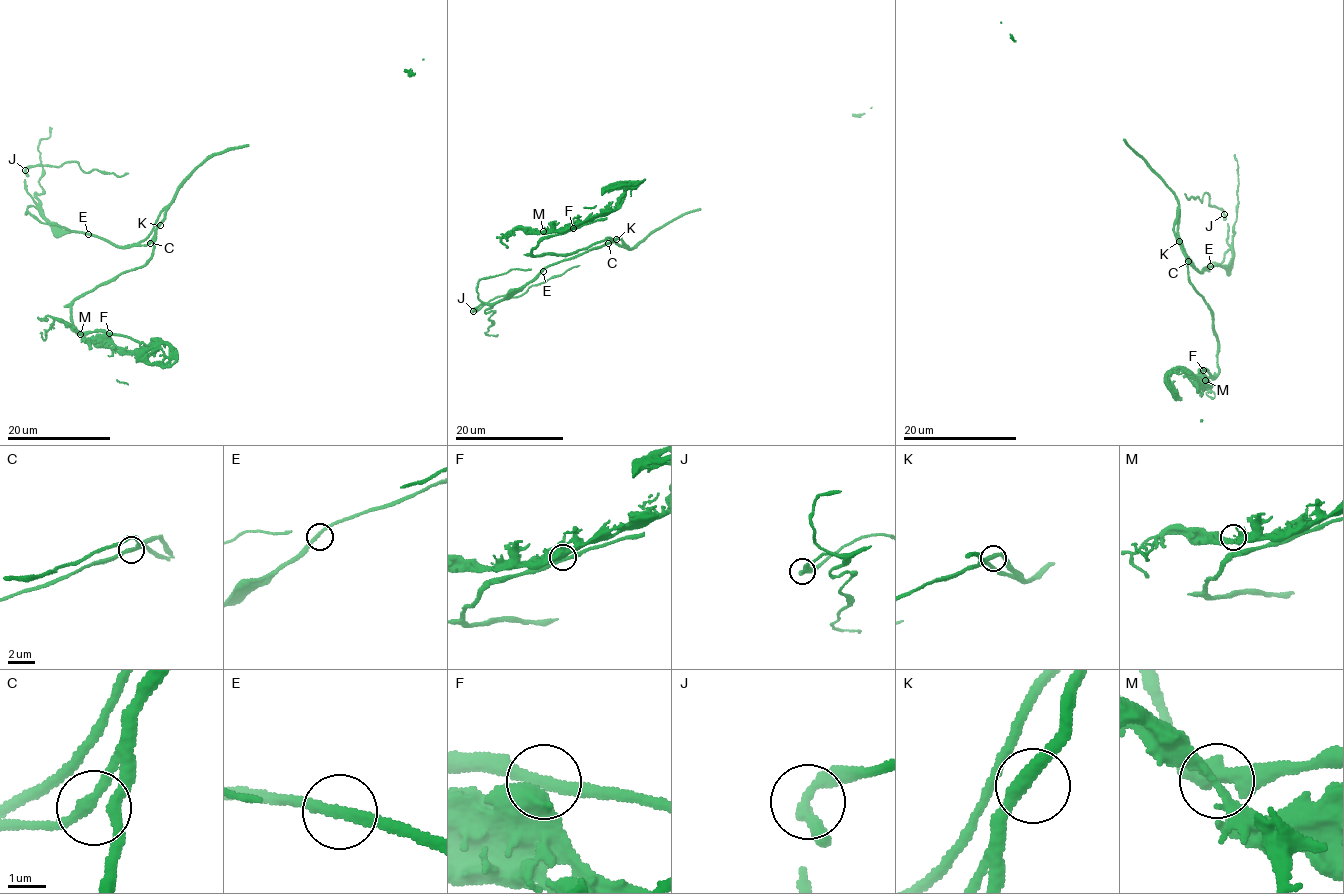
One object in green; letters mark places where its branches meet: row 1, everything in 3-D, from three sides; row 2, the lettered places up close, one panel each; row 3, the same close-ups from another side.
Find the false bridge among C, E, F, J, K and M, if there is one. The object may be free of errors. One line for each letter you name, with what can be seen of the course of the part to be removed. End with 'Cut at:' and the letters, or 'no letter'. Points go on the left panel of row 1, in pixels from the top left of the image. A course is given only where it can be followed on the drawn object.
Cut at: no letter

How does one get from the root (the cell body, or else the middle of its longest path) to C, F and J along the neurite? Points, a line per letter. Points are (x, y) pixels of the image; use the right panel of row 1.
C: (1177, 234), (1181, 251), (1188, 261)
F: (1177, 234), (1188, 279), (1210, 312), (1218, 342), (1218, 373), (1213, 377), (1207, 368), (1203, 370)
J: (1177, 234), (1200, 272), (1215, 265), (1223, 268), (1232, 262), (1224, 214)

